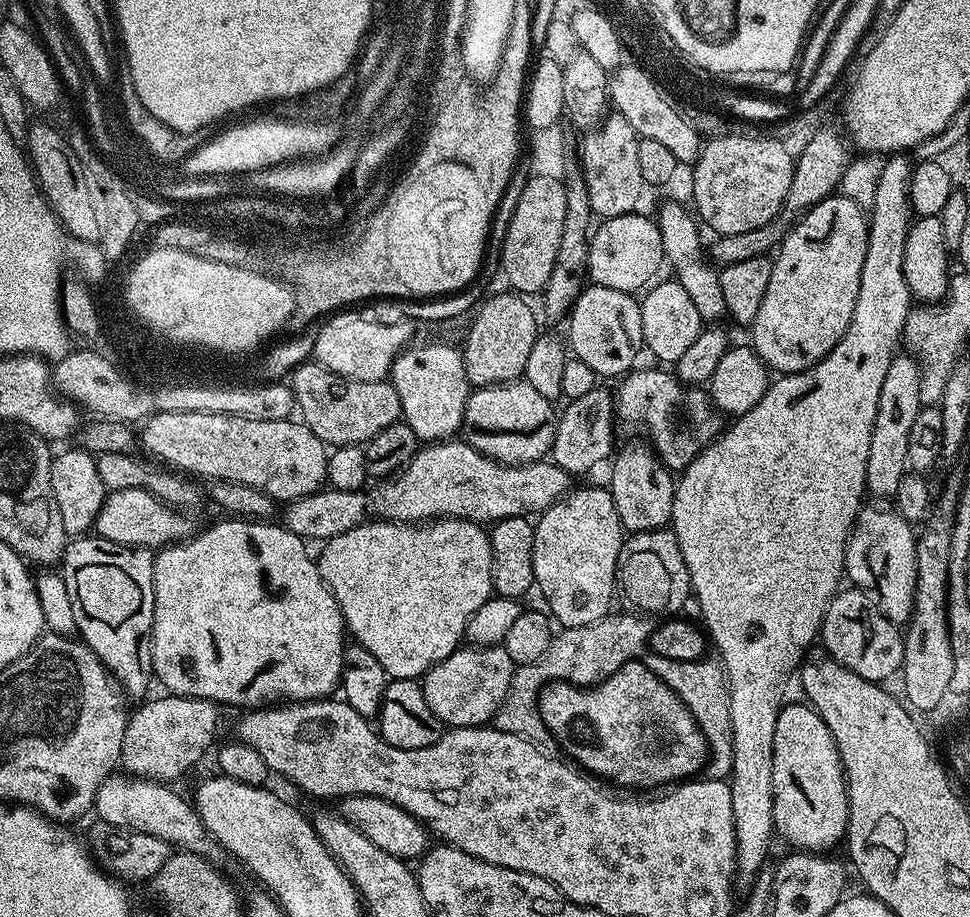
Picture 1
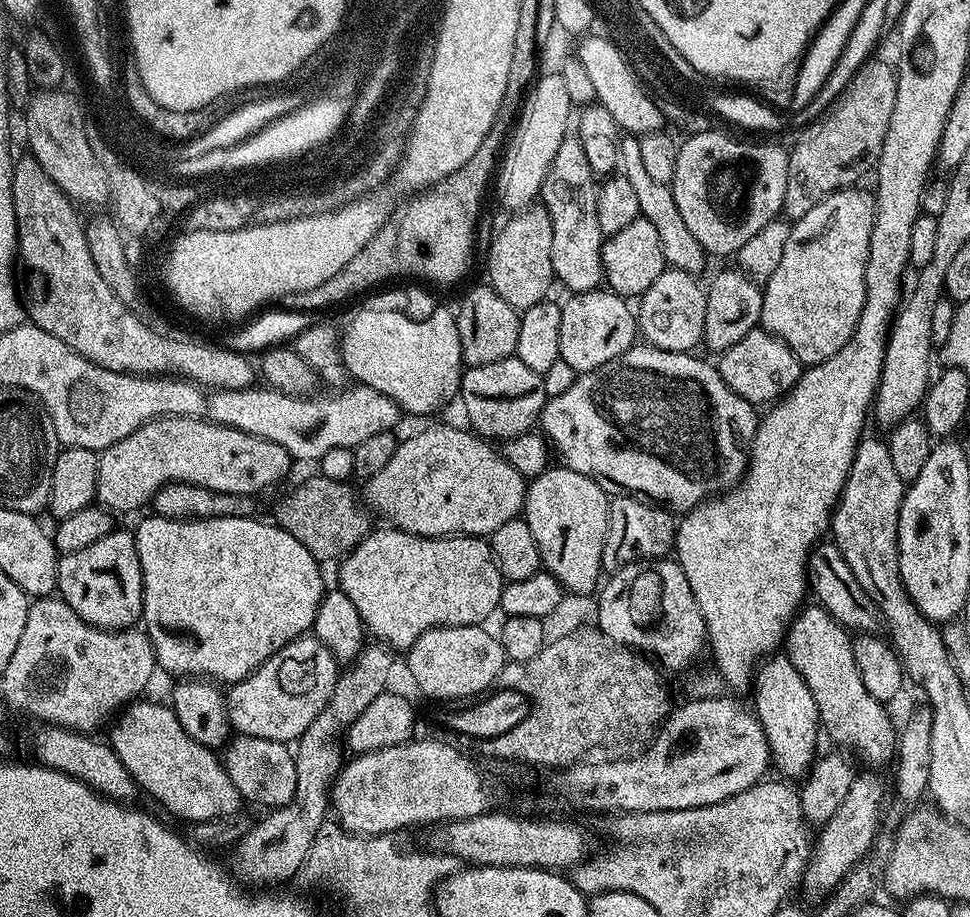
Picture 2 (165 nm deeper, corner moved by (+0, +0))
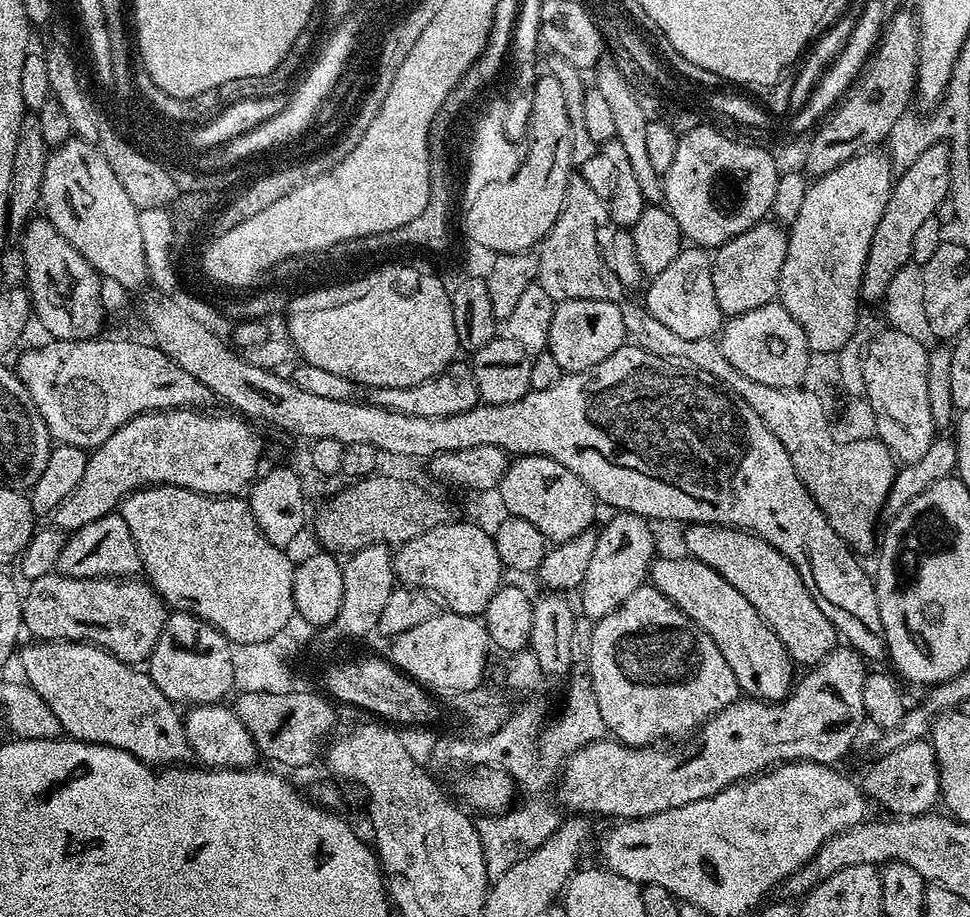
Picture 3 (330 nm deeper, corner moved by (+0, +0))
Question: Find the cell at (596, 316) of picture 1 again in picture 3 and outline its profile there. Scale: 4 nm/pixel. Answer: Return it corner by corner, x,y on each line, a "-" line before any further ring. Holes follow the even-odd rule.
562,300
556,305
554,318
550,318
550,338
546,351
554,354
558,366
562,366
562,370
567,374
598,366
602,358
610,358
610,354
623,348
625,343
626,333
619,303
601,300

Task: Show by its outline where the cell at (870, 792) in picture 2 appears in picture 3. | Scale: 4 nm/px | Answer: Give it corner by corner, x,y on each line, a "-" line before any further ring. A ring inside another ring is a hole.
927,739
909,742
890,750
890,754
880,756
877,764
862,779
864,795
869,801
881,804
885,813
896,818
922,816
933,811
940,800
940,771
936,765
936,755

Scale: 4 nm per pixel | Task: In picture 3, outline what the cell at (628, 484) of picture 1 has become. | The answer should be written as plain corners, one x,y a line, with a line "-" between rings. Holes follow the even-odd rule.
617,511
604,524
604,529
596,532
594,555
590,557
590,567
586,578
582,578
578,595
579,611
589,620
595,622
614,614
634,590
645,587
650,576
653,560
657,559
656,536
652,533
653,525
643,516
633,512

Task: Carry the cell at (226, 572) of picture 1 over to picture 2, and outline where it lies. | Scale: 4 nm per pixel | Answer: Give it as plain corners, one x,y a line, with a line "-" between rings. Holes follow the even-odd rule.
149,514
137,528
134,528
134,535
144,583
142,628
148,634
148,641
152,643
157,665
163,671
165,668
166,671
173,672
176,678
211,678
224,686
237,684
240,680
246,679
262,662
269,660
277,648
281,648
283,644
288,644
291,640
298,639
311,629
314,614
317,613
320,600
326,591
324,576
320,573
321,565
312,557
310,550
306,550
306,546
302,546
302,542
294,538
294,534
290,534
279,524
275,522
263,524
260,518
250,516
175,520
169,516

